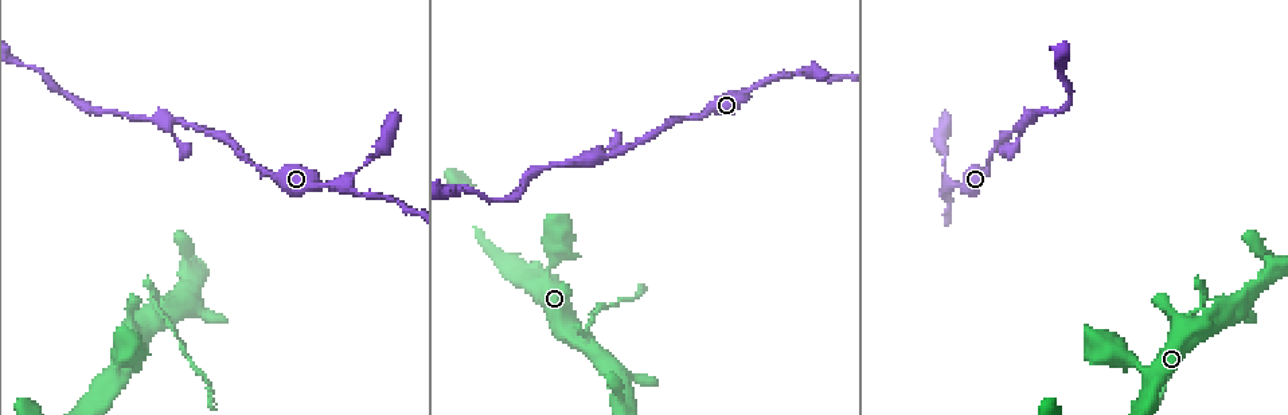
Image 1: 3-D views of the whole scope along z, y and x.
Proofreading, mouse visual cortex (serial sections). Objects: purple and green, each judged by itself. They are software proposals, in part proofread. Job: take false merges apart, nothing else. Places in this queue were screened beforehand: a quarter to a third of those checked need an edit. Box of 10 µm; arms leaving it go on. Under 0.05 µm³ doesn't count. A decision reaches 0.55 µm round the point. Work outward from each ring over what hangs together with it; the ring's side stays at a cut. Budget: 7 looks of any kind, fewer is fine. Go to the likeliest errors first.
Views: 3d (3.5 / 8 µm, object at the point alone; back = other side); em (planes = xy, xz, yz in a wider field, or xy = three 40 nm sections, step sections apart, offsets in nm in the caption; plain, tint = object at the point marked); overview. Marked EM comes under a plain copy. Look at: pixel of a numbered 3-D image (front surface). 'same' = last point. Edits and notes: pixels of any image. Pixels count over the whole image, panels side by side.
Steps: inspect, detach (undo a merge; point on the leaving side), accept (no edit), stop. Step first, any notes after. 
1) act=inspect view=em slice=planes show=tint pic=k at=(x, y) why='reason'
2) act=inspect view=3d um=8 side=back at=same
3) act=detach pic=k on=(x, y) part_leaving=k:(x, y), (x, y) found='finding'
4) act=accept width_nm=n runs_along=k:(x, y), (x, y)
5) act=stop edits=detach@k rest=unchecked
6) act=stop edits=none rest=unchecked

act=inspect view=3d um=8 pic=1 at=(567, 161) why='calibre changes'

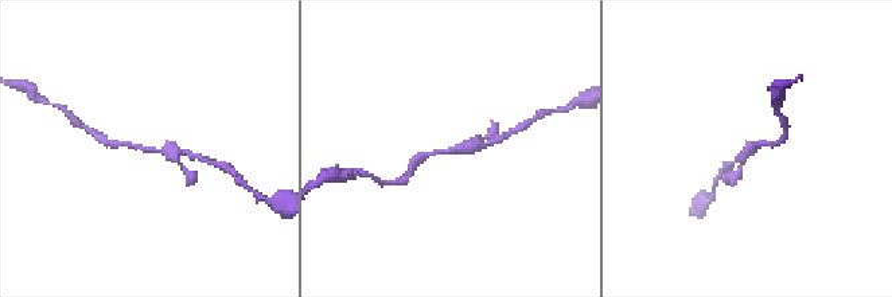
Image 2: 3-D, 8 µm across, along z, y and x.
act=inspect view=em slice=xy step=2 show=tint at=same arm_widths_nm=200,300

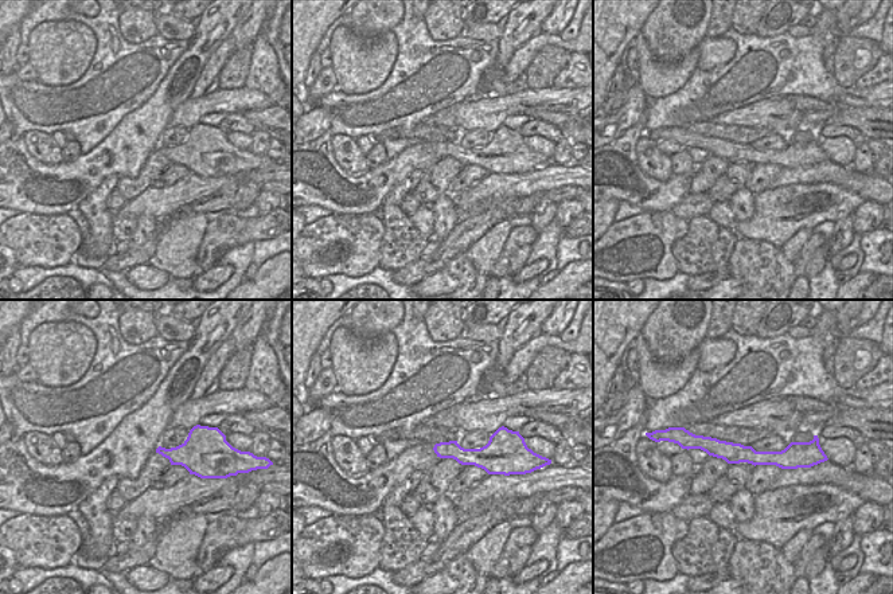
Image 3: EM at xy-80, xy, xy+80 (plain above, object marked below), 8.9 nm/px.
act=accept runs_along=2:(487, 144), (421, 155), (413, 160) found='one cell here'

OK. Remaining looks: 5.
act=inspect view=3d um=8 side=back pic=1 at=(349, 186) why='two arms in line, one across'

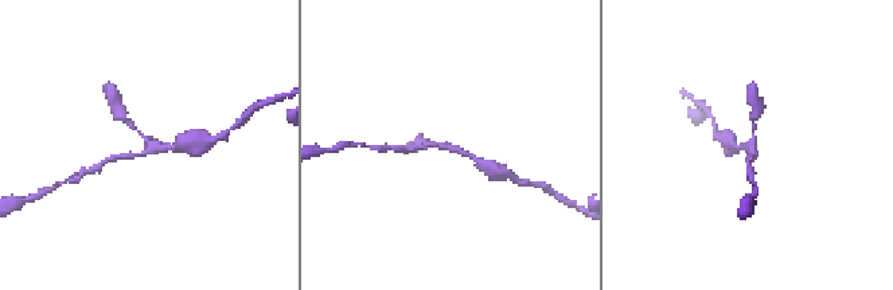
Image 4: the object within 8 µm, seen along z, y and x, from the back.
act=inspect view=3d um=3.5 at=same why='closer look'

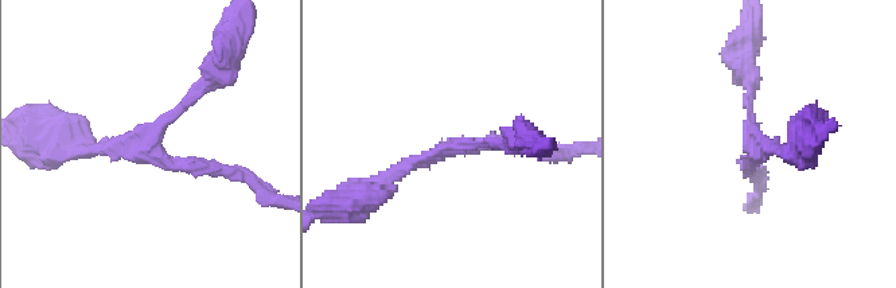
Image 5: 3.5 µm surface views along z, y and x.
act=accept arm_widths_nm=100,200,200 runs_along=5:(70, 151), (148, 151), (210, 81) found='one cell here'

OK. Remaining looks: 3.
act=inspect view=3d um=3.5 pic=1 at=(150, 324) why='a fork'

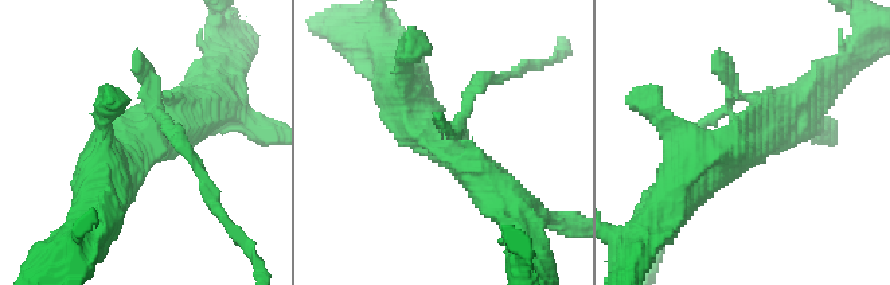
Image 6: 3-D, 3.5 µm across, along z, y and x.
act=inspect view=em slice=planes show=tint pic=6 at=(744, 142) why='shape alone is not enough'

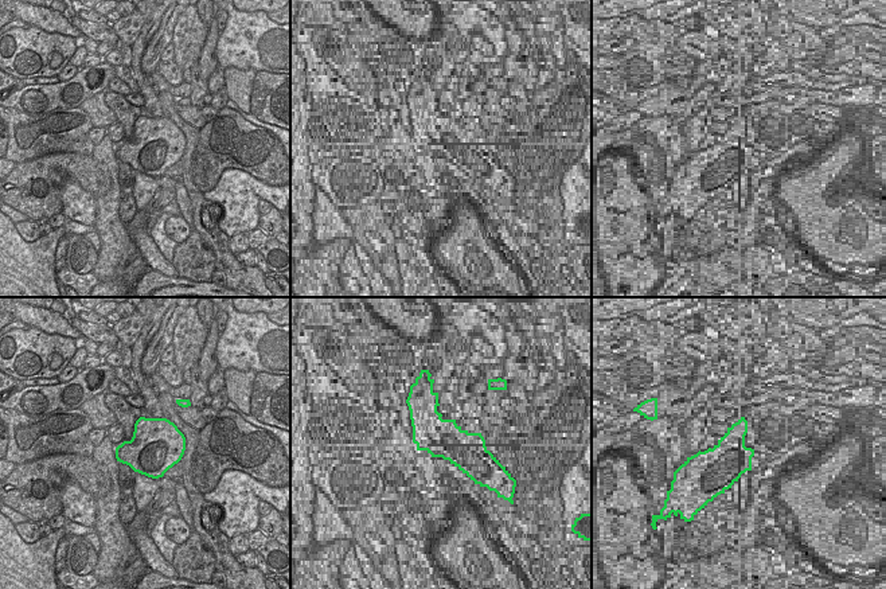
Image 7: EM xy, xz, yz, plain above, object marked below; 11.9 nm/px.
act=detach pic=6 on=(136, 65) part_leaving=6:(455, 127), (472, 89), (512, 71) found='a second cell is stuck on'

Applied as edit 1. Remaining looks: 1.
act=stop edits=detach@6 rest=unchecked

